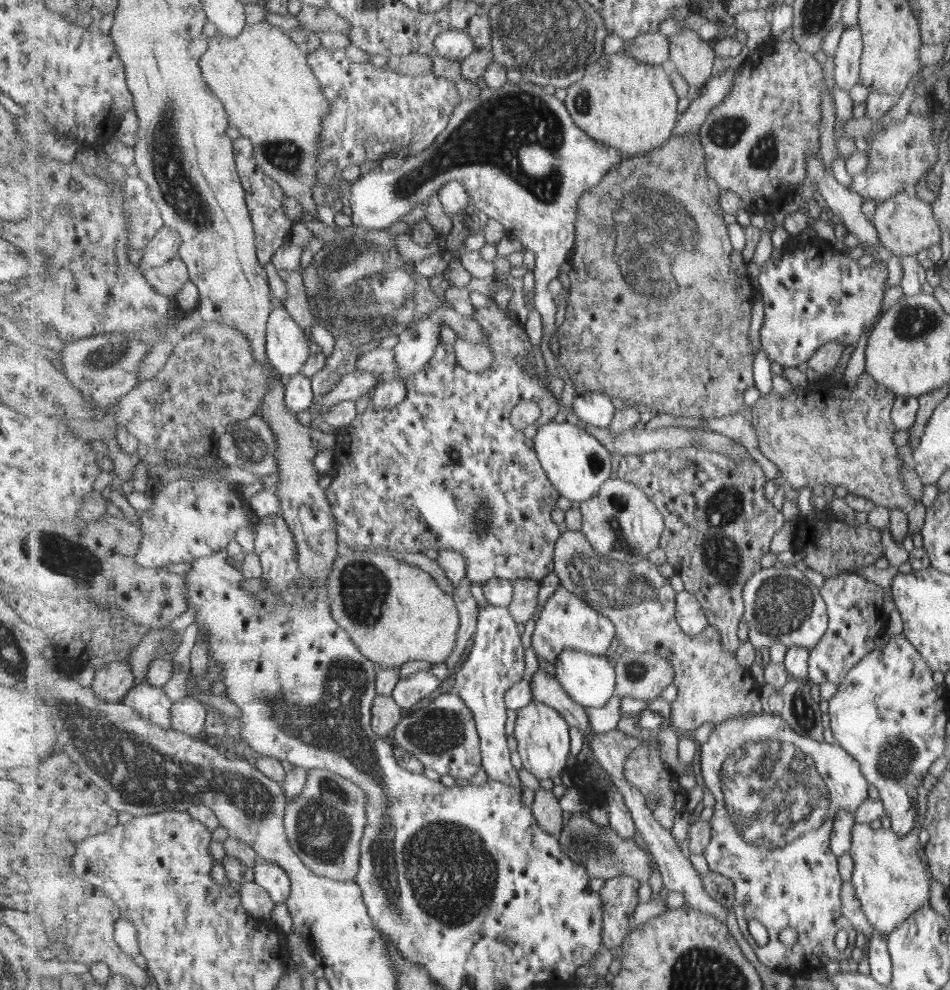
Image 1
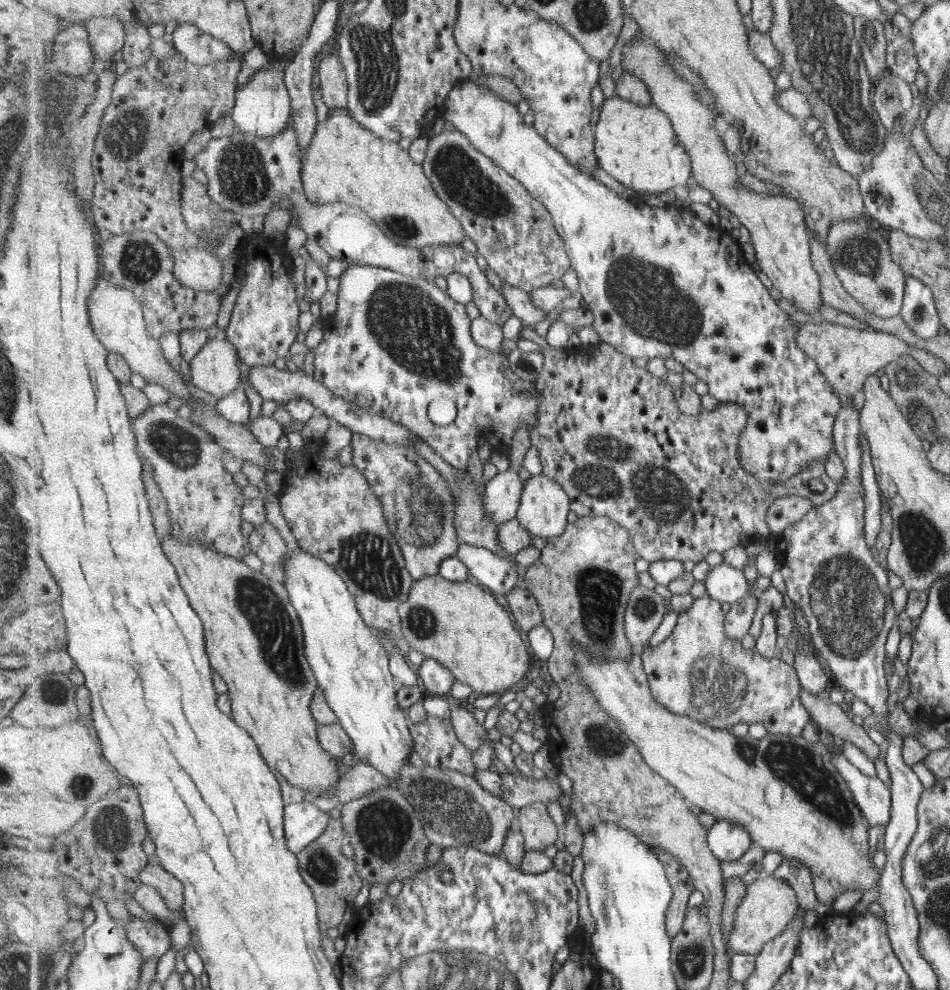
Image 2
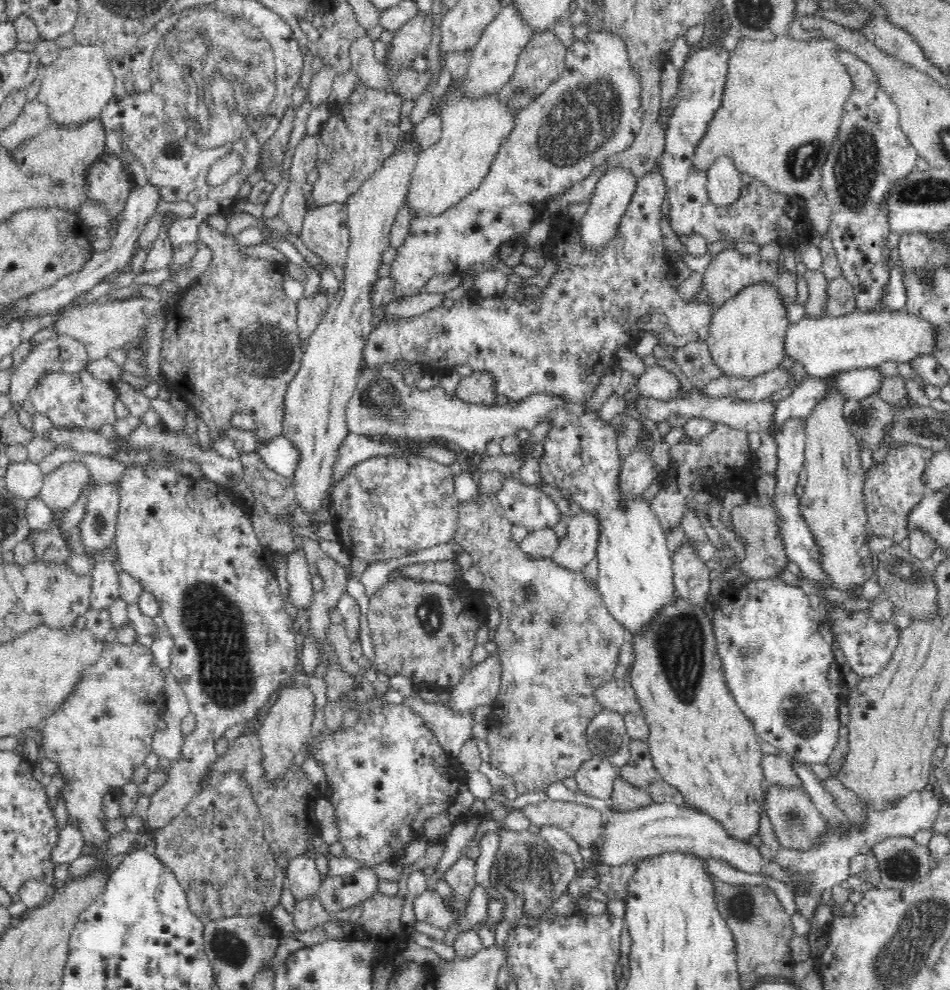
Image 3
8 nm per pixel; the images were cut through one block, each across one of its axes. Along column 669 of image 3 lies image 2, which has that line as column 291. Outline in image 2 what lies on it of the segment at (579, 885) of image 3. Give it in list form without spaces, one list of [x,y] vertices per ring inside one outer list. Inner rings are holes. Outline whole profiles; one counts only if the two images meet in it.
[[[311,799],[303,802],[286,804],[284,831],[288,847],[298,855],[311,841],[319,838],[327,829],[329,813],[313,804]]]

